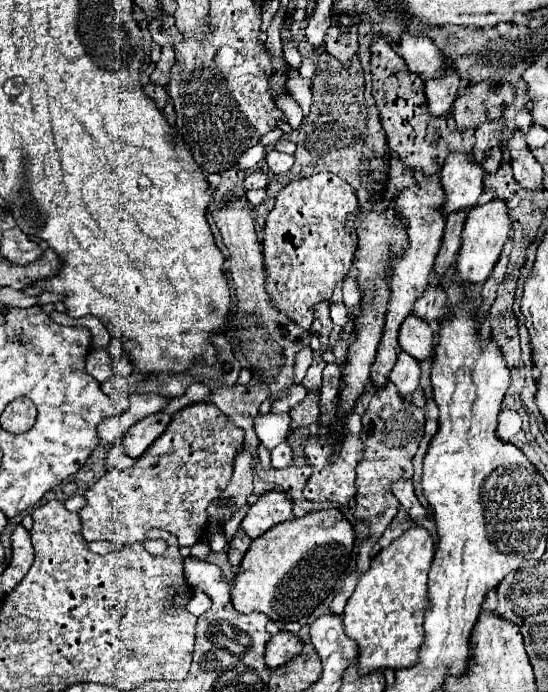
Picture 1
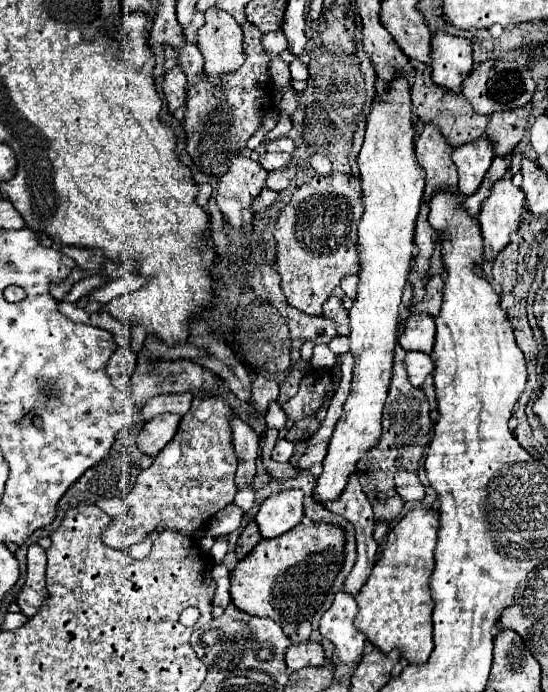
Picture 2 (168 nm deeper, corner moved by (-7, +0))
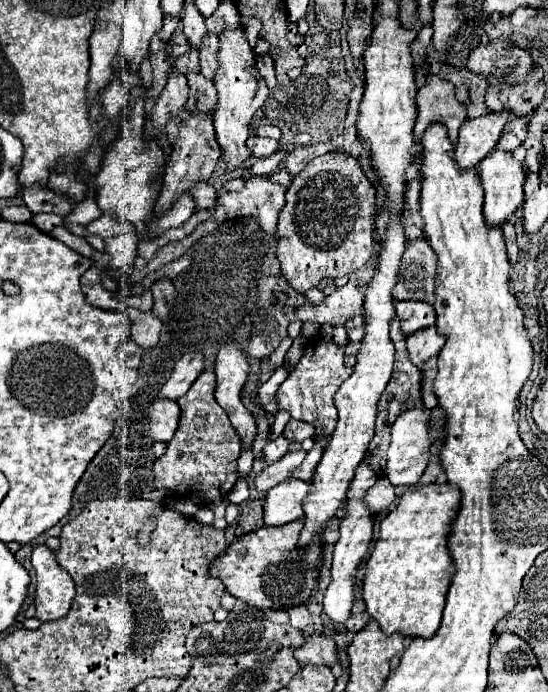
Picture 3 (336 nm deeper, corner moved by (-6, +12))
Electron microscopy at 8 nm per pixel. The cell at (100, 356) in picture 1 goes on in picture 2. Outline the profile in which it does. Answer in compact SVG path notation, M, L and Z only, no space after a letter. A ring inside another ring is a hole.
M117 348L113 352L113 356L109 358L107 366L105 366L105 372L111 380L119 378L119 376L131 376L133 370L135 370L135 364L137 364L137 356L131 352L131 348Z

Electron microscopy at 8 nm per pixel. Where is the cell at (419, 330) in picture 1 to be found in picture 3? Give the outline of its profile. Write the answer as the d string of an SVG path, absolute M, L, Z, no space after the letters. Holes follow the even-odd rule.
M396 302L396 316L400 318L402 332L406 336L432 326L436 320L434 308L424 302Z

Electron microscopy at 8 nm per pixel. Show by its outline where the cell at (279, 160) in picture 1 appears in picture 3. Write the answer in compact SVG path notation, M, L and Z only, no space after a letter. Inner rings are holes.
M250 136L246 146L250 148L252 156L256 158L266 158L266 156L272 156L280 146L278 146L278 140L272 140L272 138L258 138L258 136Z

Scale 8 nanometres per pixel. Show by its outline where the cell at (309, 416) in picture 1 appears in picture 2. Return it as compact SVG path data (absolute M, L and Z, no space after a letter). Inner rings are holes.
M307 416L307 418L301 418L301 420L297 420L291 428L289 428L289 432L287 432L287 440L291 440L291 442L297 442L297 440L303 440L303 438L309 438L309 434L313 434L317 428L319 428L319 420L317 420L317 416Z

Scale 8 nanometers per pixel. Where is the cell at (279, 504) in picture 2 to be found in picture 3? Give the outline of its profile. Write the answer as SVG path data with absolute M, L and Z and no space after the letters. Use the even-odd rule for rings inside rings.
M296 478L274 486L264 500L264 522L268 526L284 526L288 522L300 520L304 516L302 500L308 490L310 484Z

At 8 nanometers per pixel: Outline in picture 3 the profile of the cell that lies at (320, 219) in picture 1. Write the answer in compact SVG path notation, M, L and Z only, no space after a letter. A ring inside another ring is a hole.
M328 152L312 160L304 172L292 178L278 220L278 260L288 284L304 294L320 282L362 268L374 252L374 216L376 188L364 176L358 158Z

